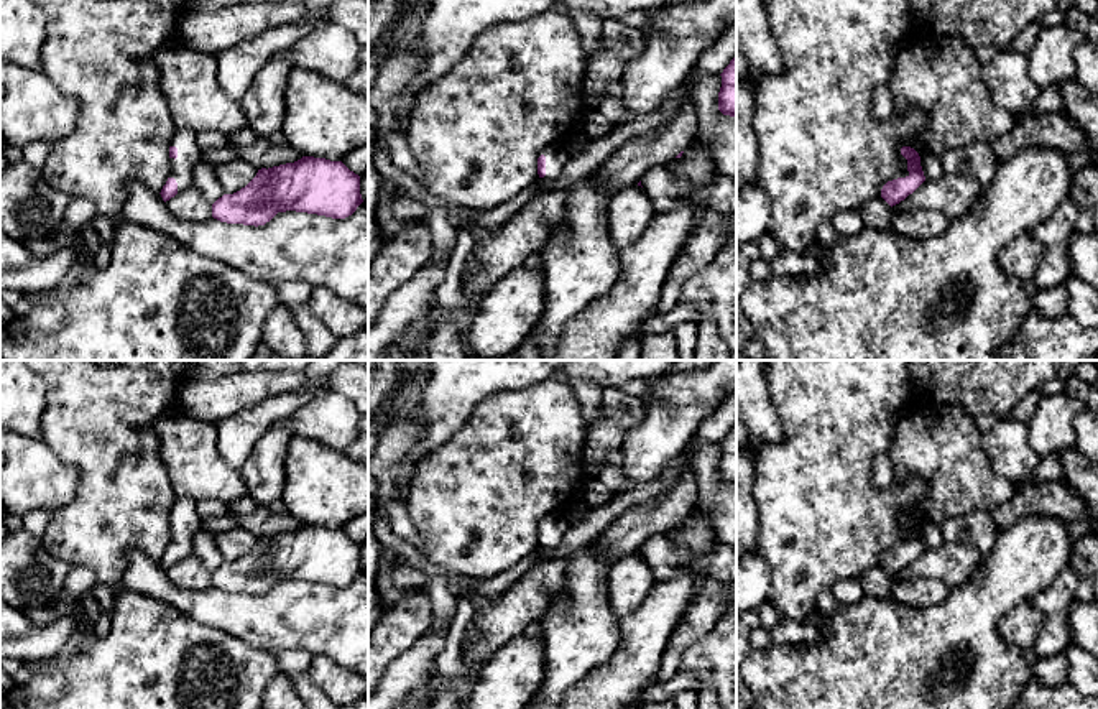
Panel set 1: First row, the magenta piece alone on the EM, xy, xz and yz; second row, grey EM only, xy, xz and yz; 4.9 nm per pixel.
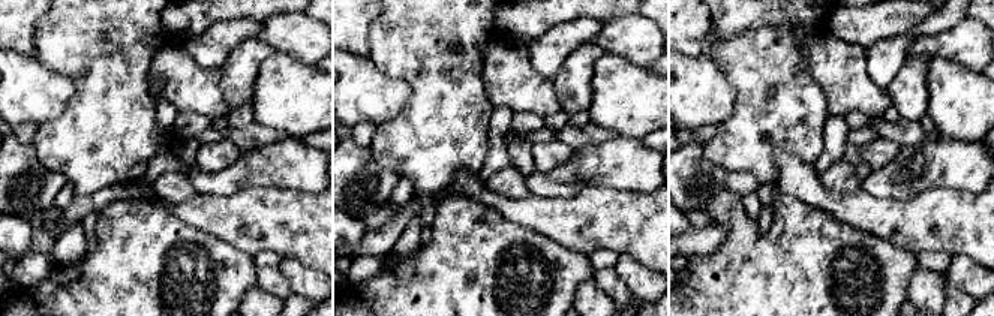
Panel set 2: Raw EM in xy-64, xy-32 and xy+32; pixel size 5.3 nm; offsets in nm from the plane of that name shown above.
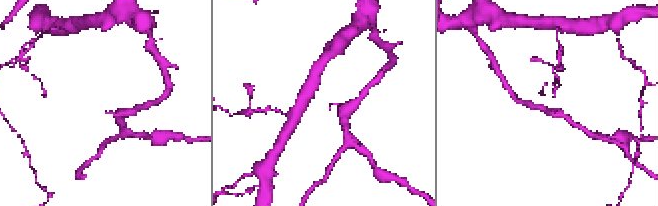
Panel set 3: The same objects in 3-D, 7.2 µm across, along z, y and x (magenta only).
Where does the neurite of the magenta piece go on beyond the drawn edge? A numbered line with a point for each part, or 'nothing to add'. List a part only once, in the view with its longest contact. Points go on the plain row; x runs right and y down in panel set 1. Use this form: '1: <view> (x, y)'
1: xz (558, 525)

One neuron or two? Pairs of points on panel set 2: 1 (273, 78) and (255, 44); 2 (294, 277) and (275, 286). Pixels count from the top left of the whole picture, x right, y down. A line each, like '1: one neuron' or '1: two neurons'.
1: two neurons
2: two neurons

